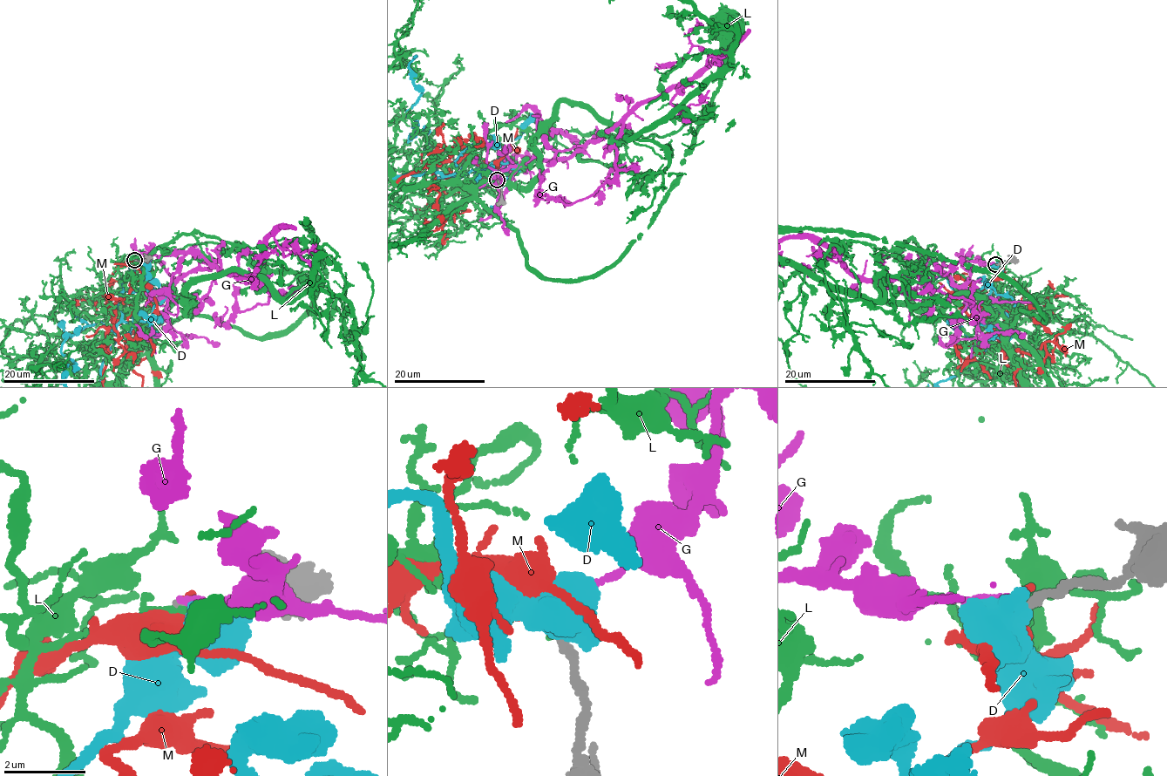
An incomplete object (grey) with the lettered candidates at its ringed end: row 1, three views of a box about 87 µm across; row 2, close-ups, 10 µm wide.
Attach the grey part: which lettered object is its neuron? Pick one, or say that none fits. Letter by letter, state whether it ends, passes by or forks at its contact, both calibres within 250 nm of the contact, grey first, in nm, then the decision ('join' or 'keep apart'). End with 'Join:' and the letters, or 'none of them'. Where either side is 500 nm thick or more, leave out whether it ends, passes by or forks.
D: 280 nm thick on the grey side, 650 nm on the other; keep apart
G: it ends there; 220 nm thick on the grey side, 150 nm on the other; keep apart
L: it passes by; 240 nm thick on the grey side, 120 nm on the other; keep apart
M: 240 nm thick on the grey side, 600 nm on the other; keep apart
Join: none of them

